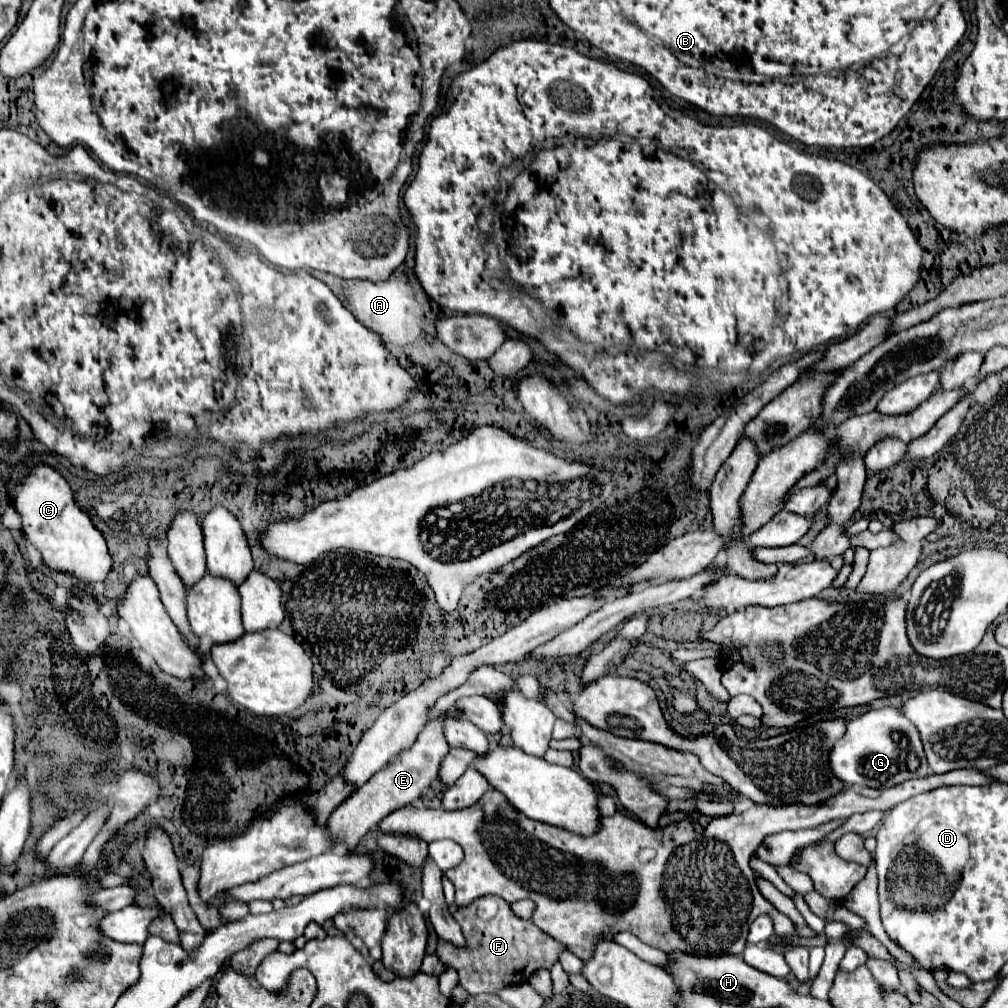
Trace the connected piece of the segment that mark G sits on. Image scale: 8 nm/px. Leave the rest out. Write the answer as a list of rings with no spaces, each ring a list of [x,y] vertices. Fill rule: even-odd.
[[[900,707],[872,709],[848,721],[844,737],[834,743],[834,749],[828,755],[828,763],[836,779],[844,785],[864,785],[880,791],[908,779],[930,775],[918,731],[910,721],[906,721],[906,717],[902,717]]]

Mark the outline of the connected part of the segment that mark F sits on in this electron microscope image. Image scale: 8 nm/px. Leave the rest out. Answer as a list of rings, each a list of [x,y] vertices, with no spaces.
[[[486,895],[478,901],[456,909],[454,919],[462,927],[462,935],[466,939],[464,947],[450,945],[444,939],[438,939],[438,959],[454,967],[460,975],[460,985],[470,993],[496,993],[500,987],[524,983],[538,969],[550,969],[562,951],[568,951],[566,945],[544,933],[534,925],[534,921],[526,921],[514,915],[510,903],[506,903],[498,895]]]

